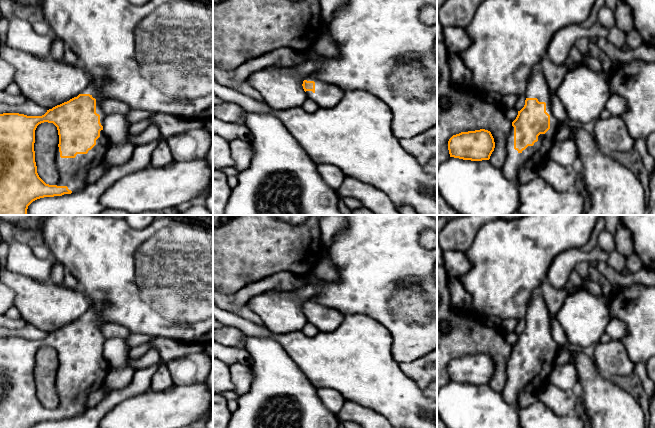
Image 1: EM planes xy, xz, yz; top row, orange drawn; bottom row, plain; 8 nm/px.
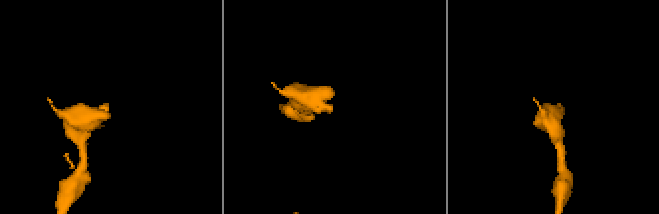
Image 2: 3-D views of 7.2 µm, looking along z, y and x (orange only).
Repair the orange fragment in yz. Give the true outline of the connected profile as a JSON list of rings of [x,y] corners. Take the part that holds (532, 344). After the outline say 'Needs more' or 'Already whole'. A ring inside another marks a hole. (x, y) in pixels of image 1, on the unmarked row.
[[[534,297],[527,307],[525,329],[518,335],[507,364],[505,401],[519,410],[518,395],[523,390],[540,389],[549,383],[559,351],[552,337],[552,317],[542,297]]]. Needs more

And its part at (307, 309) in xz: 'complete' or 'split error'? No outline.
split error

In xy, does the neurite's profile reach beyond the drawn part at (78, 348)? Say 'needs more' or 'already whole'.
needs more

